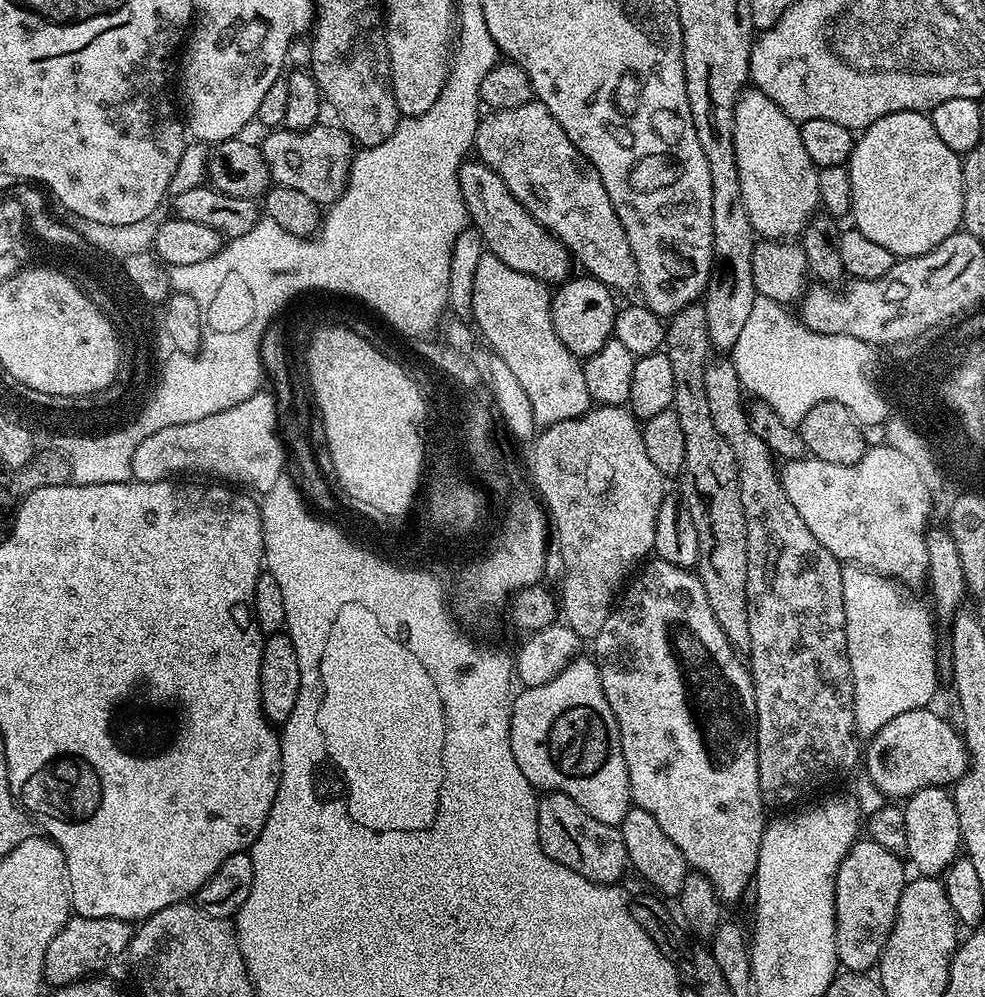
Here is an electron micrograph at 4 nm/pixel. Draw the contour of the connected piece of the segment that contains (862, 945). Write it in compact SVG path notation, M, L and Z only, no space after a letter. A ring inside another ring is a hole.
M867 838L857 839L842 858L836 875L836 958L841 969L864 974L877 967L896 921L898 902L906 883L904 868L906 864L901 857L886 850L886 846L878 846L878 842Z

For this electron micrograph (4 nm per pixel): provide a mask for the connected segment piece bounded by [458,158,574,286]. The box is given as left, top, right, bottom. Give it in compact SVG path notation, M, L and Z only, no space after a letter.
M469 159L460 165L458 182L471 227L480 232L483 247L491 255L506 262L510 270L530 274L549 286L559 286L573 275L574 259L567 245L531 216L491 166Z

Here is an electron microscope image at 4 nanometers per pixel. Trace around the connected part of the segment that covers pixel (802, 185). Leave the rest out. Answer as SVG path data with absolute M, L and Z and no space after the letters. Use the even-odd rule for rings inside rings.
M755 90L748 91L737 100L734 110L734 154L738 158L742 199L746 202L752 230L757 237L768 242L784 242L789 238L799 237L808 227L808 221L817 215L821 207L818 169L810 154L806 154L806 146L802 146L800 124L791 120L770 98L766 98L766 94Z

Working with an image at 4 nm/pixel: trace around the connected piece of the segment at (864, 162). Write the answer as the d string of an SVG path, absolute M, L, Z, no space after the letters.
M895 112L894 114L886 114L886 118L878 118L878 122L874 122L869 128L865 128L859 133L858 139L853 143L852 157L848 159L846 167L850 174L850 186L852 187L852 211L850 216L851 219L856 219L853 220L854 227L862 234L866 234L866 238L878 242L881 246L886 246L886 250L890 250L893 256L903 258L905 256L926 254L931 248L953 236L961 227L964 194L963 163L958 153L950 150L950 146L946 146L946 142L942 142L942 138L938 138L938 130L934 130L931 119L925 113Z

